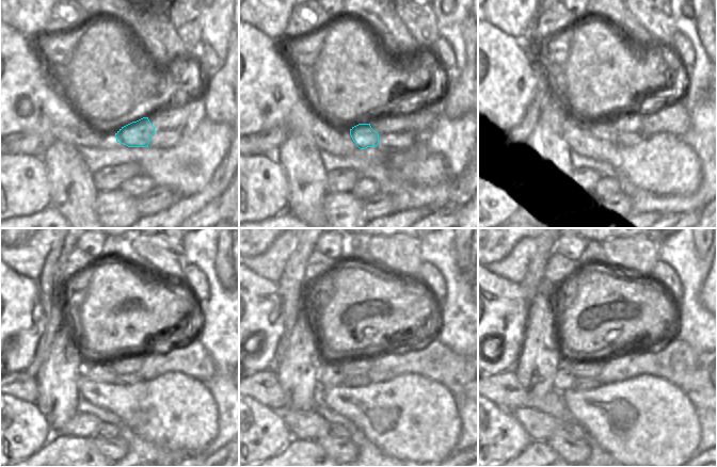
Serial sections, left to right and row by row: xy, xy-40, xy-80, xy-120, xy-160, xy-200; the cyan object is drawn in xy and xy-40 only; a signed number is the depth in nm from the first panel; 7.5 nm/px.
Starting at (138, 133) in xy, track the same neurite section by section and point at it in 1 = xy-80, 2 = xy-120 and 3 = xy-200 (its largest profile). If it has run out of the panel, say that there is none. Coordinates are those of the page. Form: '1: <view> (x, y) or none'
1: xy-80 (601, 130)
2: xy-120 (131, 364)
3: xy-200 (592, 368)

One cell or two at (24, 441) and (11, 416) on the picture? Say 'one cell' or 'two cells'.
one cell

